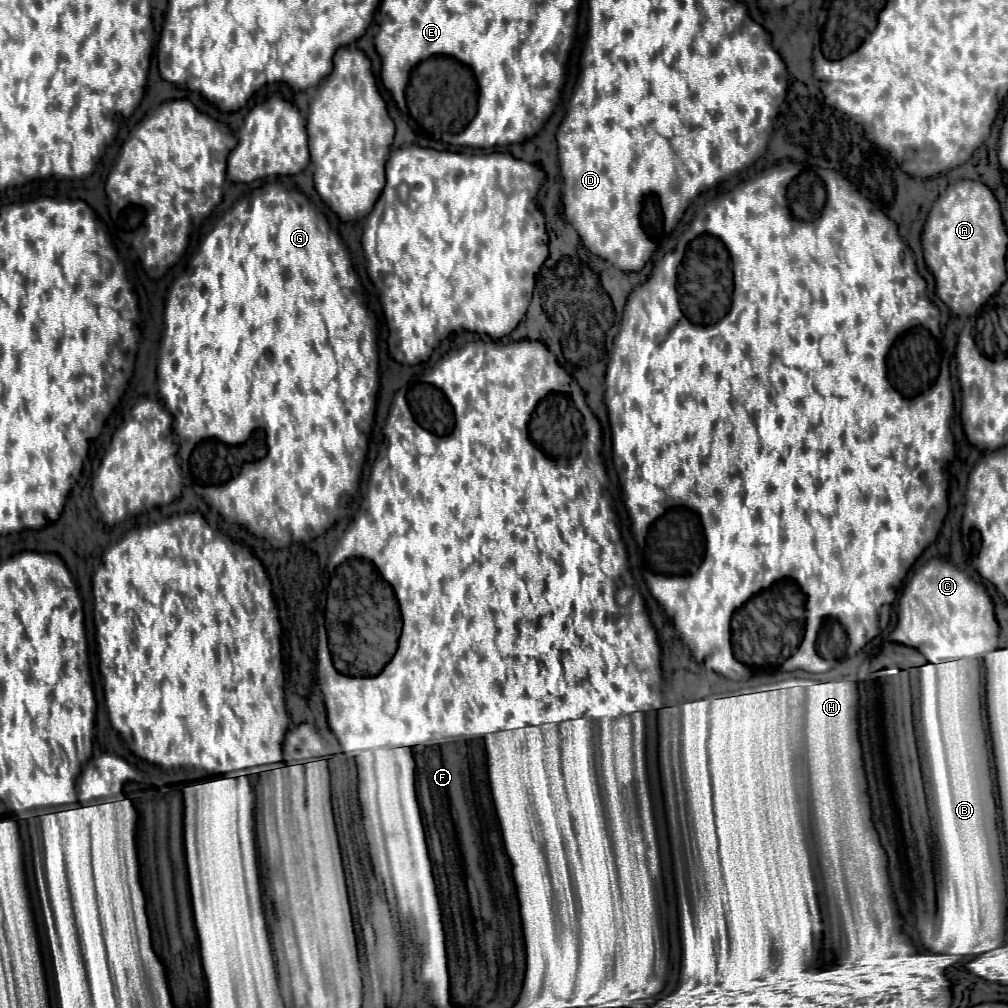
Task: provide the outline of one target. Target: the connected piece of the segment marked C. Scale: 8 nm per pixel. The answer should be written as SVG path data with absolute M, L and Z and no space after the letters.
M933 558L927 564L923 564L903 588L903 594L899 600L899 622L891 634L891 640L905 646L913 646L930 663L939 664L959 660L959 658L979 658L981 654L995 650L997 634L999 634L999 624L995 620L993 600L987 594L985 586L973 580L969 574L965 574L959 566L951 564L949 560Z

